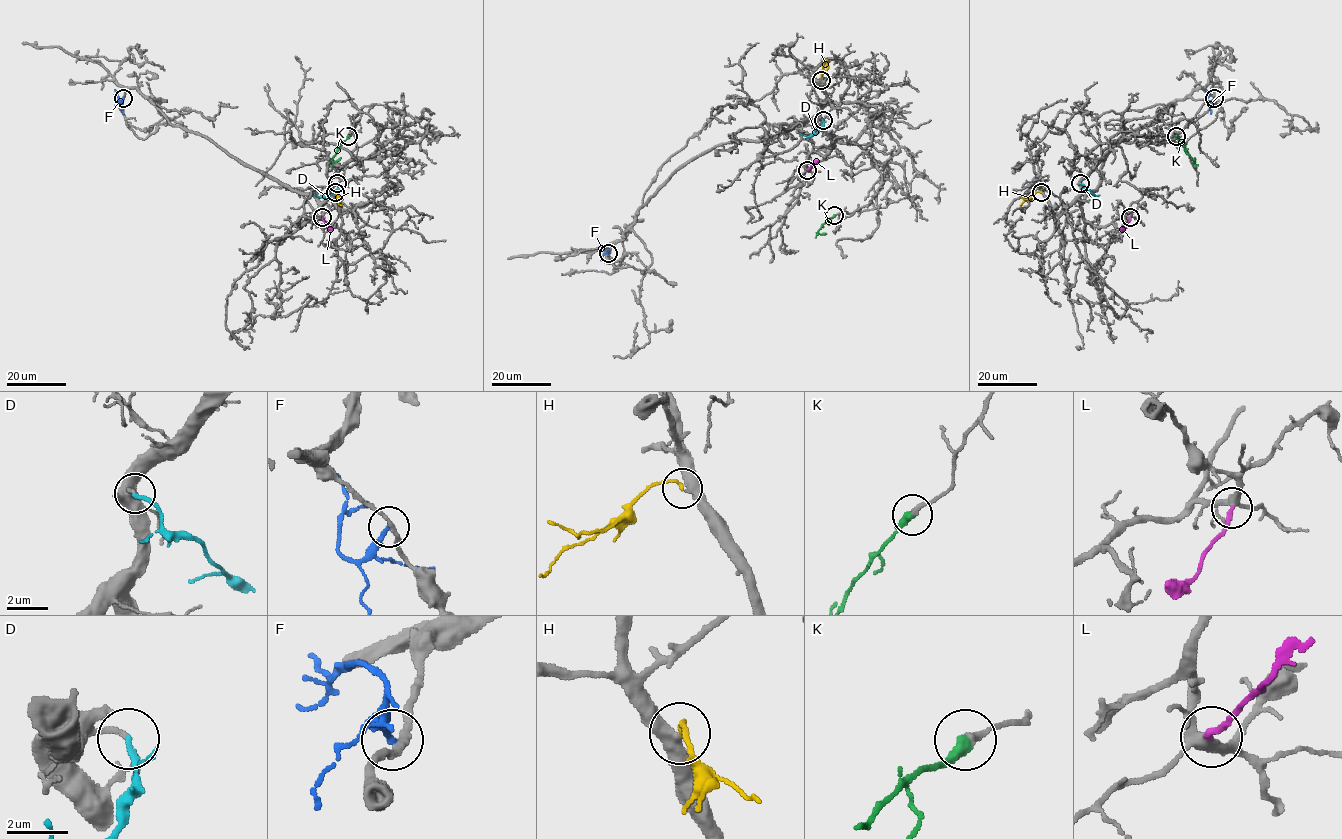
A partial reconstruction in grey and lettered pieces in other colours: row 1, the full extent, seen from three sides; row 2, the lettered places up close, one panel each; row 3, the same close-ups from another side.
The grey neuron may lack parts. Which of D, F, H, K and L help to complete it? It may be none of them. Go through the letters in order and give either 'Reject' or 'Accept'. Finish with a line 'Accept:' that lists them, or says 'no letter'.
D: Accept
F: Reject
H: Accept
K: Accept
L: Reject
Accept: D, H, K

